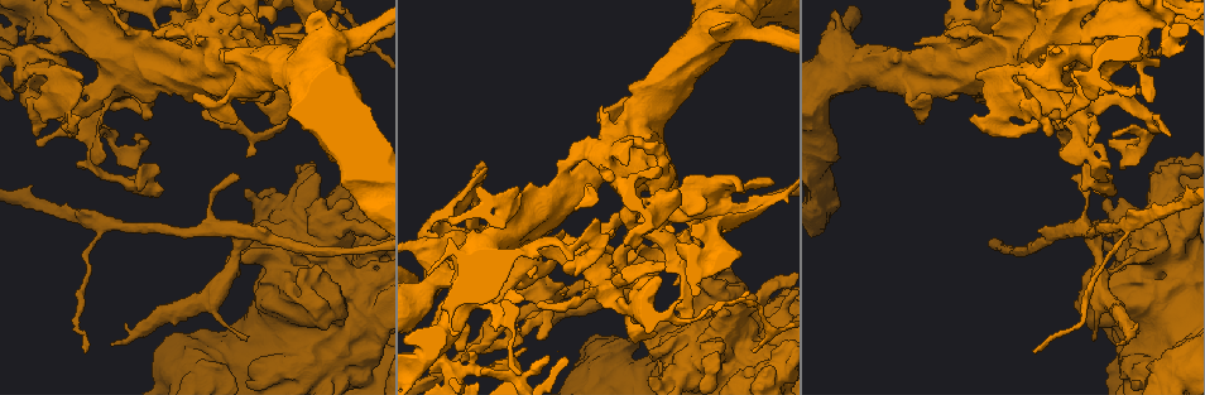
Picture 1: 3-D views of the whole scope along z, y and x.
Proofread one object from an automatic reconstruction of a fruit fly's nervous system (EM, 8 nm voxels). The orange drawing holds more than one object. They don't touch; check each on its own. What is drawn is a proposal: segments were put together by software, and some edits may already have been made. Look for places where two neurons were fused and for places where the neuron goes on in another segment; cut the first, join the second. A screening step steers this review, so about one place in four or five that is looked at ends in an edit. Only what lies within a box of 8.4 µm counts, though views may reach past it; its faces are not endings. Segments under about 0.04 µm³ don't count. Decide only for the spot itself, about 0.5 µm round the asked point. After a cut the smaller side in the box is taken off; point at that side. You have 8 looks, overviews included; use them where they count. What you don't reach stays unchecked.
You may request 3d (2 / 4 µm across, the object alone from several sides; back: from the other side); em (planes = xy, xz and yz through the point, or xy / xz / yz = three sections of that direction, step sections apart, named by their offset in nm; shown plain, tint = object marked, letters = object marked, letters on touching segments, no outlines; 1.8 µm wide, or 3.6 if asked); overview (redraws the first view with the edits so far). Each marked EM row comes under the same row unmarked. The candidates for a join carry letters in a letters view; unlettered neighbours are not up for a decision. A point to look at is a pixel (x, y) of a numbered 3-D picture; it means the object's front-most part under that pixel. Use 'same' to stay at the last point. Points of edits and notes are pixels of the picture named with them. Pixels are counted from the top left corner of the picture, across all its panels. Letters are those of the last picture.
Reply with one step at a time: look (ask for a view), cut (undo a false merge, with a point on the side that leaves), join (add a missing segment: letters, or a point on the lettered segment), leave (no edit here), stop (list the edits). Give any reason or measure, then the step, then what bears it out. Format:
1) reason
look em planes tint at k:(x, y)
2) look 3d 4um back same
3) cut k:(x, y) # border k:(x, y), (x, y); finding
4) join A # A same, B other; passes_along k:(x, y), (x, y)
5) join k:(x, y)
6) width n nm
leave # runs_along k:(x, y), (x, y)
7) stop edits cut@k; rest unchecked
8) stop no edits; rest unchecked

thick turns thin
look em planes tint at 1:(613, 292)

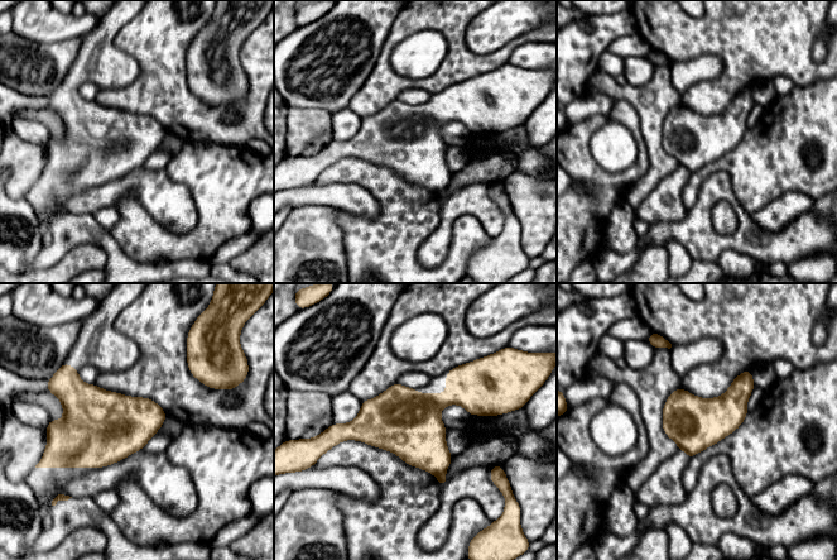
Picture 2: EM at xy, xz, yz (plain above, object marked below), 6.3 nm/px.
look em planes letters same

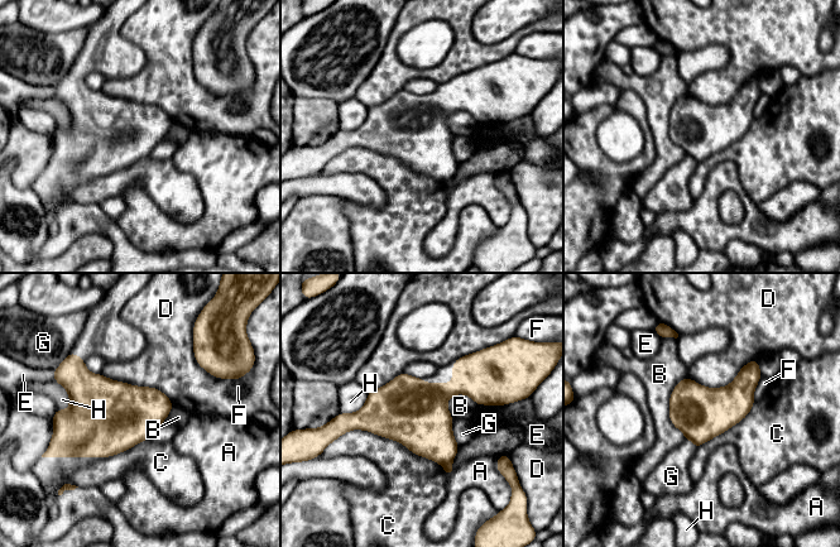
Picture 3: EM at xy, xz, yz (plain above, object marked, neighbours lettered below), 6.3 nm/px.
width 340 nm
leave # A other, B other, C other, D other, E other, F other, G other, H other; border 3:(686, 375), (668, 402), (685, 437); all the same neuron

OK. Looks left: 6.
look 3d 4um at 1:(238, 176)

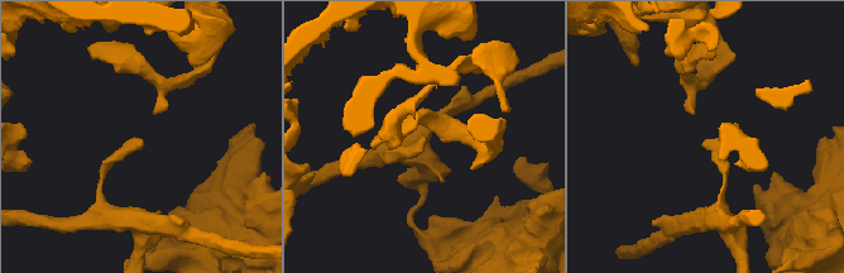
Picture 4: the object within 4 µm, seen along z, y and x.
shape alone is not enough
look em xz step 8 letters at 4:(702, 144)

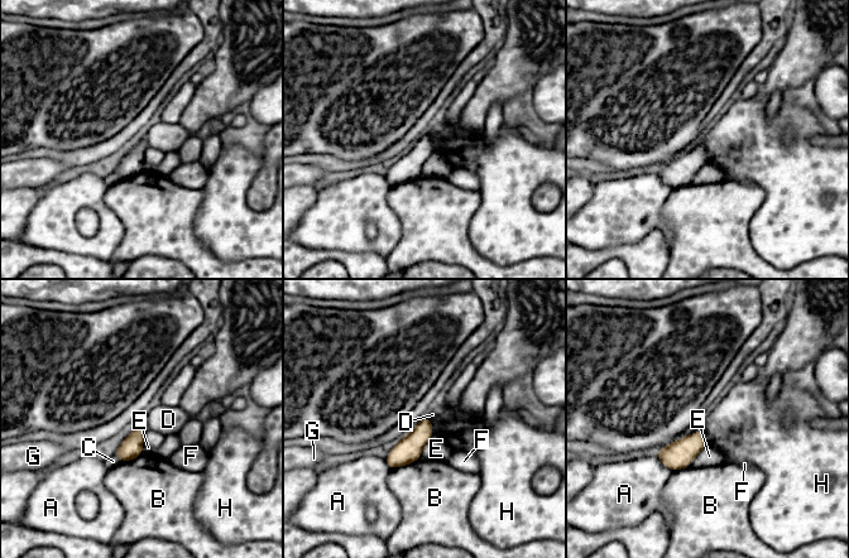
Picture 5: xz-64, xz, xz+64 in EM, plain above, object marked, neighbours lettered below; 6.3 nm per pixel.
look em planes letters same

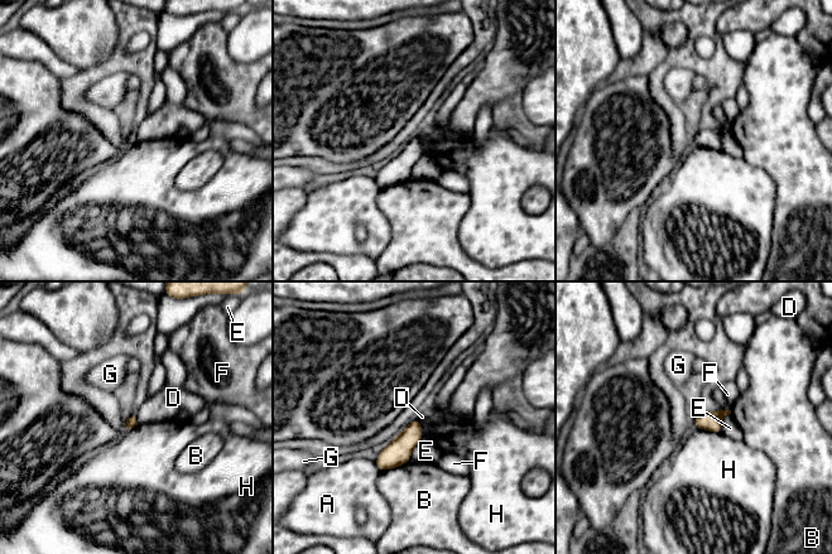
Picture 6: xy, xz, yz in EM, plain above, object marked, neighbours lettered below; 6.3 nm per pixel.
leave # A other, B other, D other, E other, F other, G other, H other; border 6:(693, 425), (721, 433); none of them fits

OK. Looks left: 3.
look 3d 2um at 1:(354, 33)

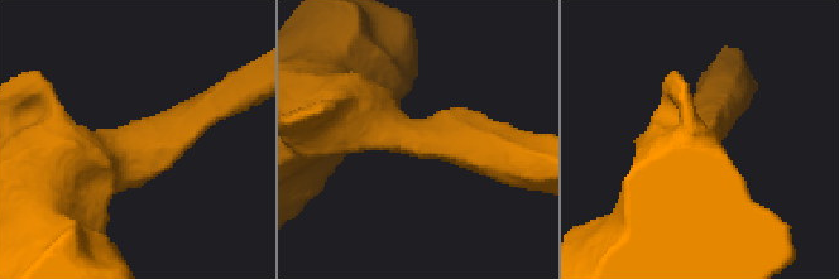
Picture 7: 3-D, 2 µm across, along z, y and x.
arm_widths 260, 650 nm; now the EM
look em planes tint at 7:(415, 139)

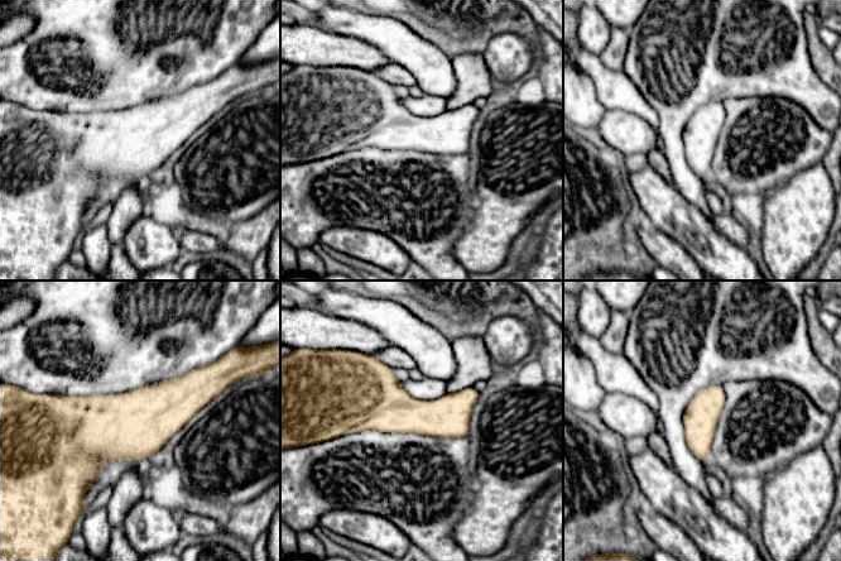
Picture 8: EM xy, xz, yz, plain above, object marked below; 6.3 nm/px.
look em planes letters same

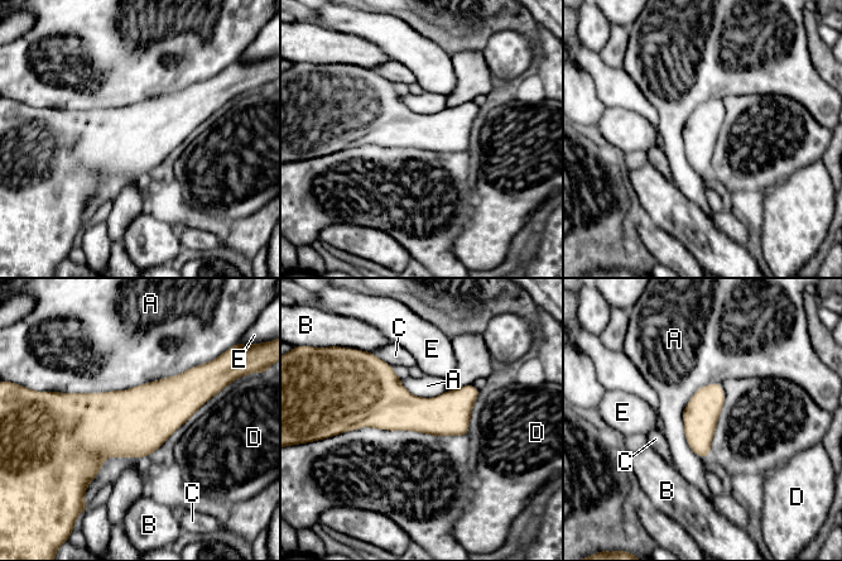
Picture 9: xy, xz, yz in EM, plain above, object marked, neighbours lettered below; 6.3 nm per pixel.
width 220 nm
leave # A other, B other, C other, D other, E other; border 9:(205, 361), (173, 375), (118, 391); one neuron here

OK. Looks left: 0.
stop no edits; rest unchecked

